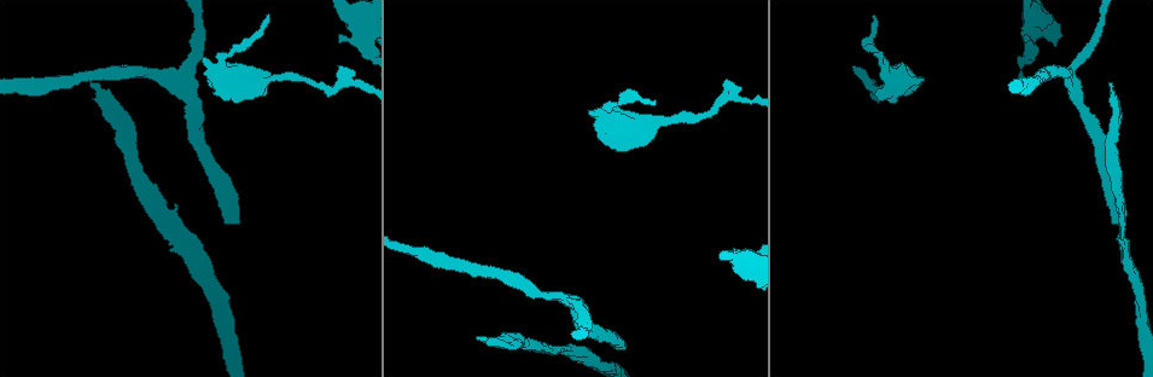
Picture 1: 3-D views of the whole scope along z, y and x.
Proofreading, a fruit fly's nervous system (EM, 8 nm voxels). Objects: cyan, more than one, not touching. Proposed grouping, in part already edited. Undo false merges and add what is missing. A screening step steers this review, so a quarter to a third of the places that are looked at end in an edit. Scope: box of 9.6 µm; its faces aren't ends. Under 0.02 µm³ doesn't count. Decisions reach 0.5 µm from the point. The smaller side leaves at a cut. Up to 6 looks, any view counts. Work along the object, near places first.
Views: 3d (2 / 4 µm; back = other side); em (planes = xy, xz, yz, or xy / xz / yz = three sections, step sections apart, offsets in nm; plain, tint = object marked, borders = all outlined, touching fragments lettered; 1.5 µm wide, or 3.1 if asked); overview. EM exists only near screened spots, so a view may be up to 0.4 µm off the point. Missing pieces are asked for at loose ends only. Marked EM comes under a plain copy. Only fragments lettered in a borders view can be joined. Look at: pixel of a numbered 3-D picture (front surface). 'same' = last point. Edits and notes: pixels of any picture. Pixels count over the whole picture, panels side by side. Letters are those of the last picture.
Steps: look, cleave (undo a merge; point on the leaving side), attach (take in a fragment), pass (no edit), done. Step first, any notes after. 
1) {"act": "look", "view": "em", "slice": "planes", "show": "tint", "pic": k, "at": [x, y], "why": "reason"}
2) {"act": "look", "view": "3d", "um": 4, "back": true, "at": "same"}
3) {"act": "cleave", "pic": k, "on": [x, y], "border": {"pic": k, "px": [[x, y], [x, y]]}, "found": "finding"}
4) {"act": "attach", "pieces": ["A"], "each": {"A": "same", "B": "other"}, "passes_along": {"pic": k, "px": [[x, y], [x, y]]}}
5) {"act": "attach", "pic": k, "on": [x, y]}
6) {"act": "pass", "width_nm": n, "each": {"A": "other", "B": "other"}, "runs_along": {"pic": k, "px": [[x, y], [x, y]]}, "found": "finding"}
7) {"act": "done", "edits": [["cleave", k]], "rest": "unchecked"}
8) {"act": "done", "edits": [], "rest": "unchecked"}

{"act": "look", "view": "3d", "um": 2, "pic": 1, "at": [1073, 93], "why": "three arms meet"}

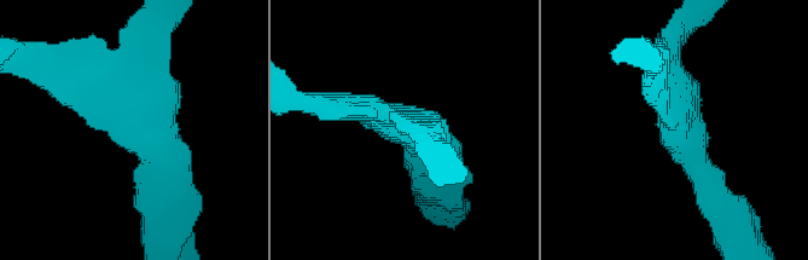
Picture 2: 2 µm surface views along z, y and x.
{"act": "look", "view": "em", "slice": "yz", "step": 4, "show": "borders", "pic": 2, "at": [133, 120], "arms": 3, "arm_widths_nm": [190, 200, 280], "why": "need the tissue"}

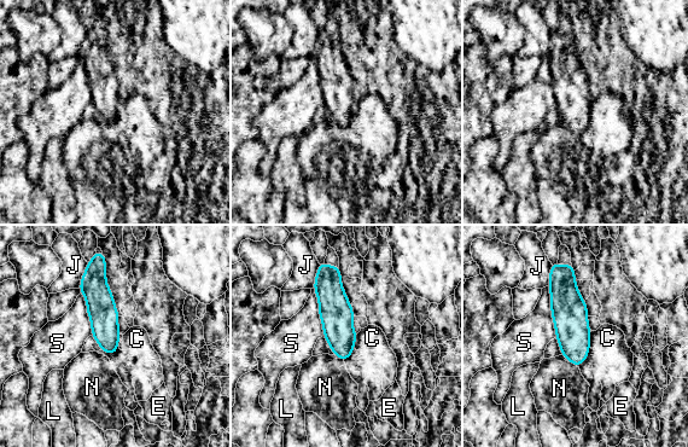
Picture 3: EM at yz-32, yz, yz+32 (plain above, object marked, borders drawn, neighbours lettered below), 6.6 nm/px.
{"act": "pass", "width_nm": 220, "each": {"C": "other", "E": "other", "J": "other", "L": "other", "N": "other", "S": "other"}, "runs_along": {"pic": 3, "px": [[103, 277], [101, 312], [111, 350]]}, "found": "continuous, no second cell"}

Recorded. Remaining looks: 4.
{"act": "look", "view": "em", "slice": "planes", "show": "borders", "pic": 1, "at": [1107, 134], "why": "free end"}

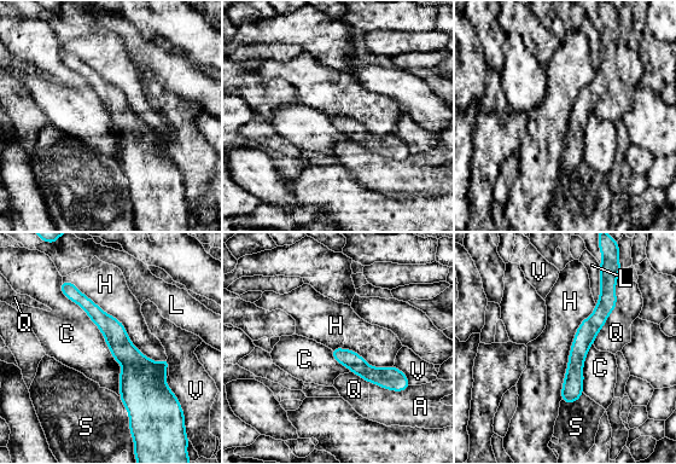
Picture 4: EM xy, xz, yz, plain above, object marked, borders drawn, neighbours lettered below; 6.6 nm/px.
{"act": "pass", "longest_contact_nm": ["H", 850], "each": {"A": "other", "C": "other", "H": "other", "L": "other", "Q": "other", "S": "other", "V": "other"}, "border": {"pic": 4, "px": [[63, 280], [145, 355], [167, 358]]}, "found": "no lettered fragment goes on from it"}

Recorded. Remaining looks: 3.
{"act": "look", "view": "em", "slice": "planes", "show": "borders", "pic": 1, "at": [213, 93], "why": "an open end"}

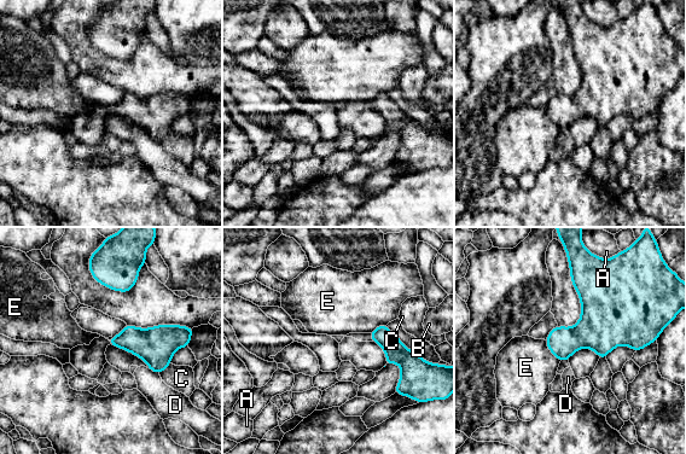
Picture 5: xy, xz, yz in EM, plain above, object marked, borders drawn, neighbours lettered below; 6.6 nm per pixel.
{"act": "pass", "width_nm": 160, "each": {"A": "other", "B": "other", "C": "other", "D": "other", "E": "other"}, "border": {"pic": 5, "px": [[545, 341], [548, 350], [559, 362]]}, "found": "none of them fits"}

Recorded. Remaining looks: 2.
{"act": "done", "edits": [], "rest": "unchecked"}

